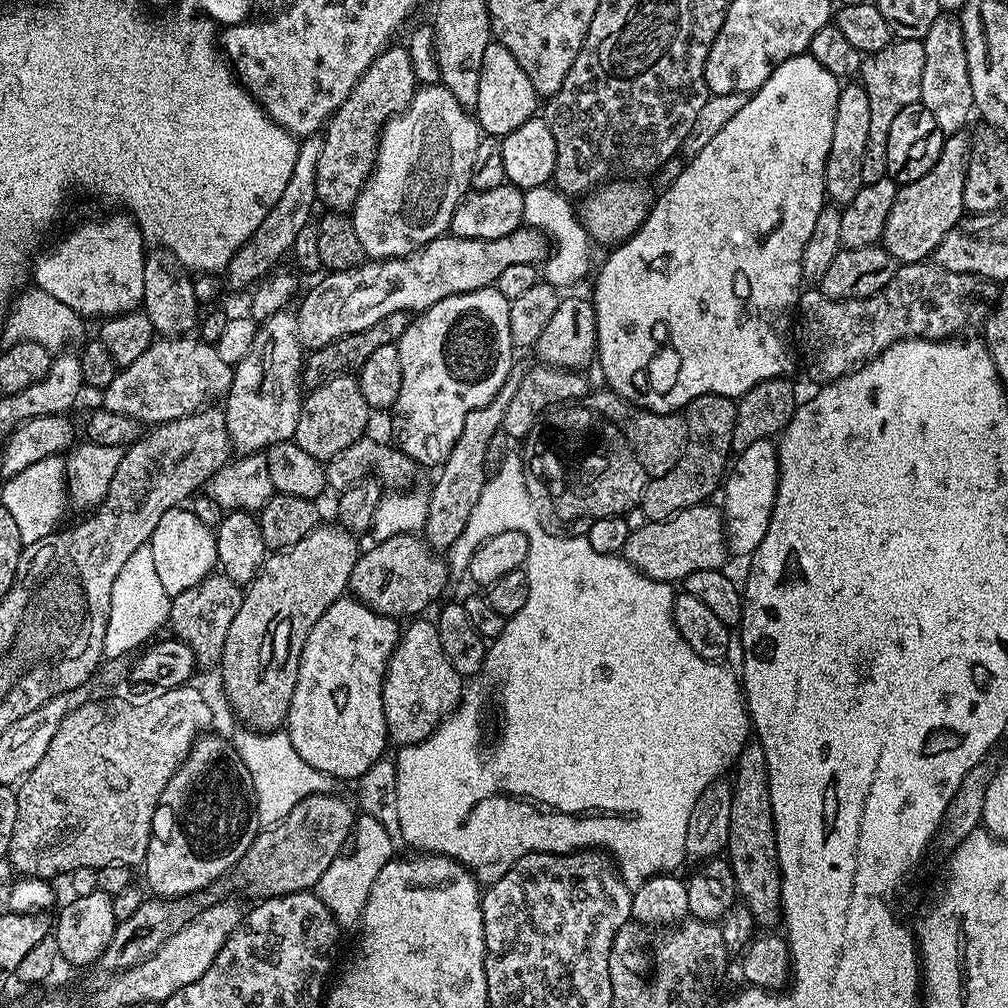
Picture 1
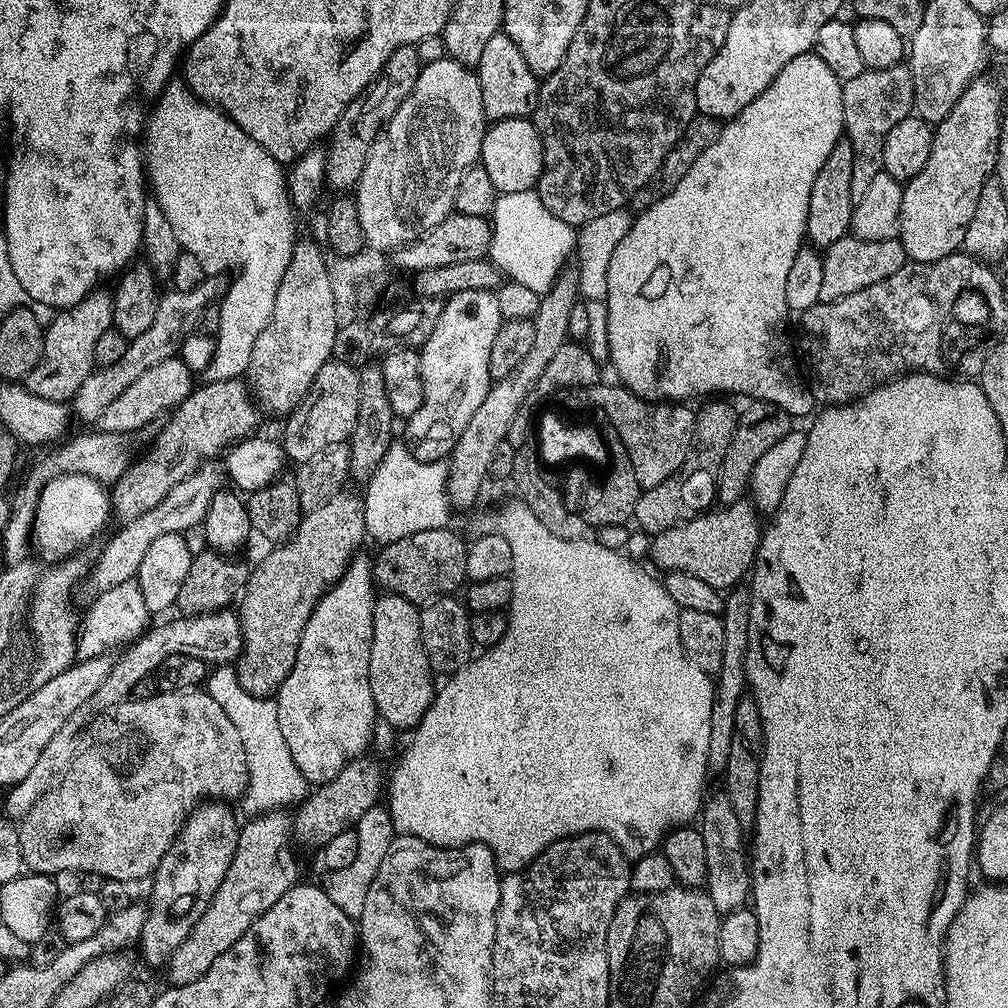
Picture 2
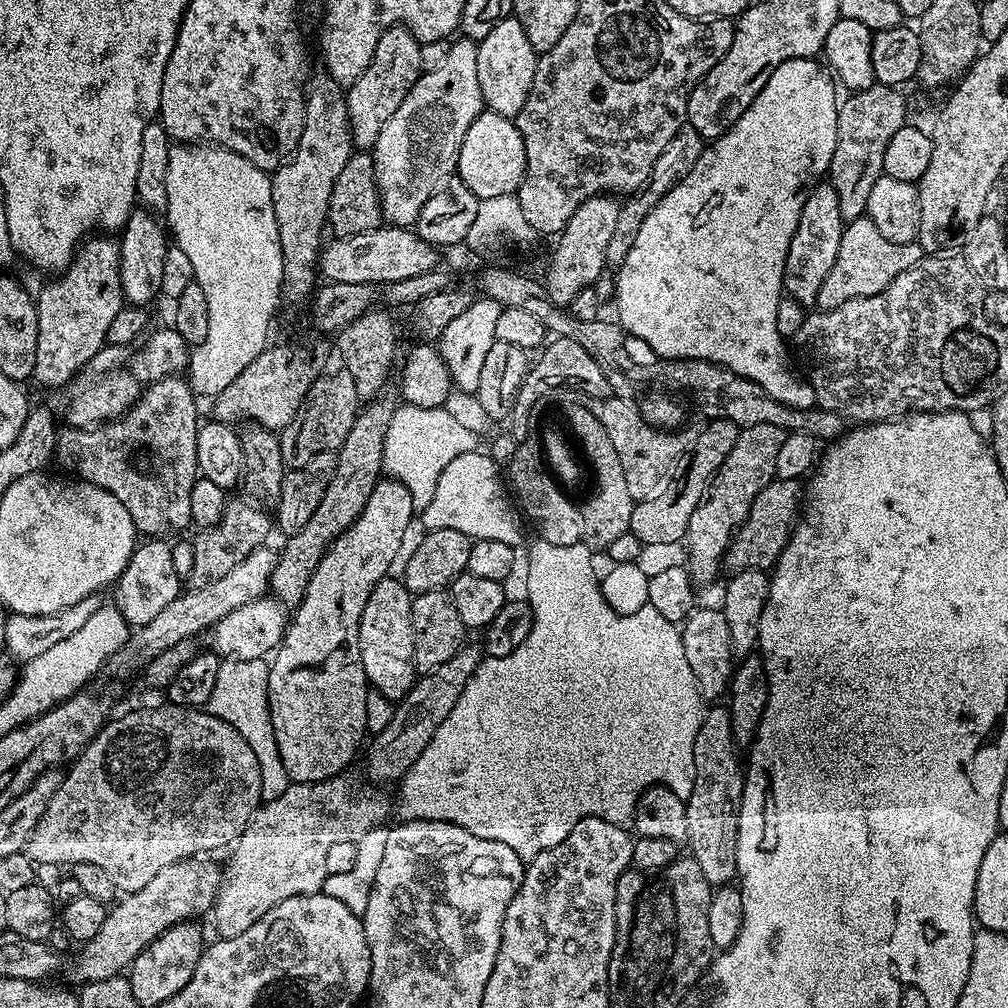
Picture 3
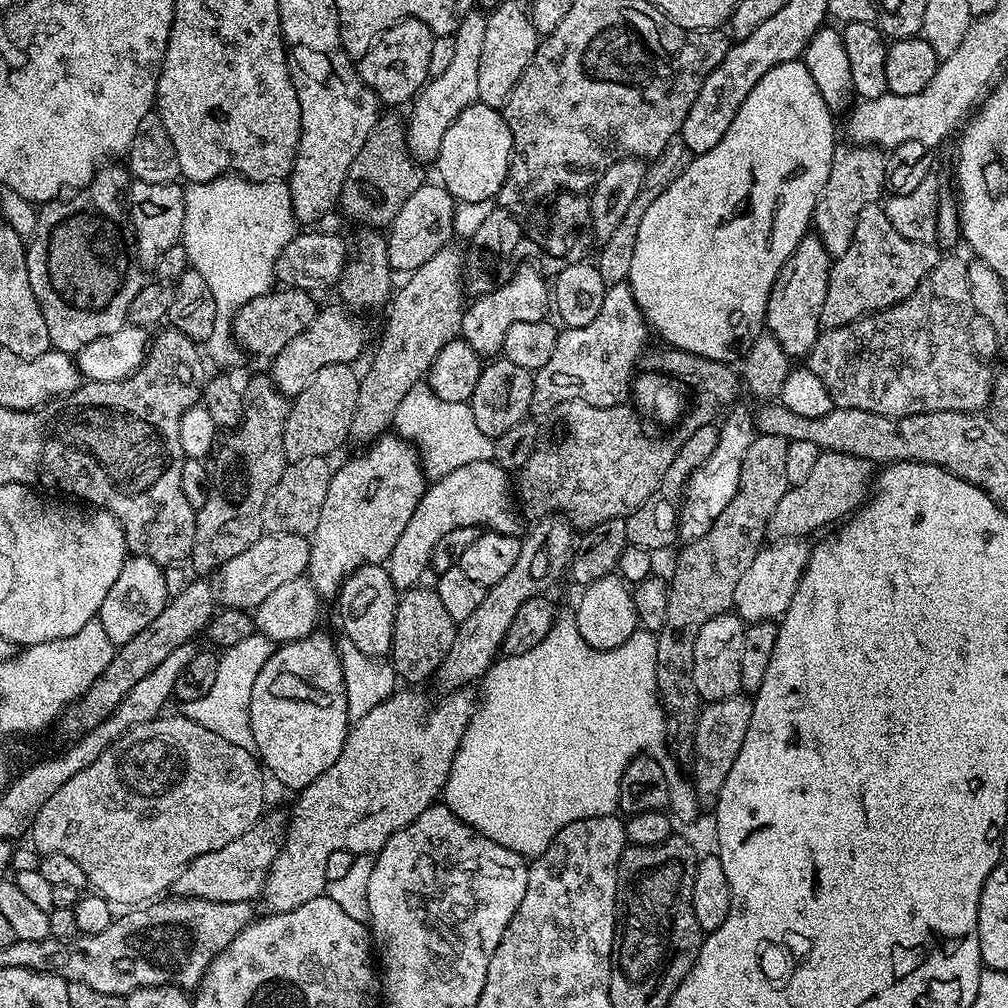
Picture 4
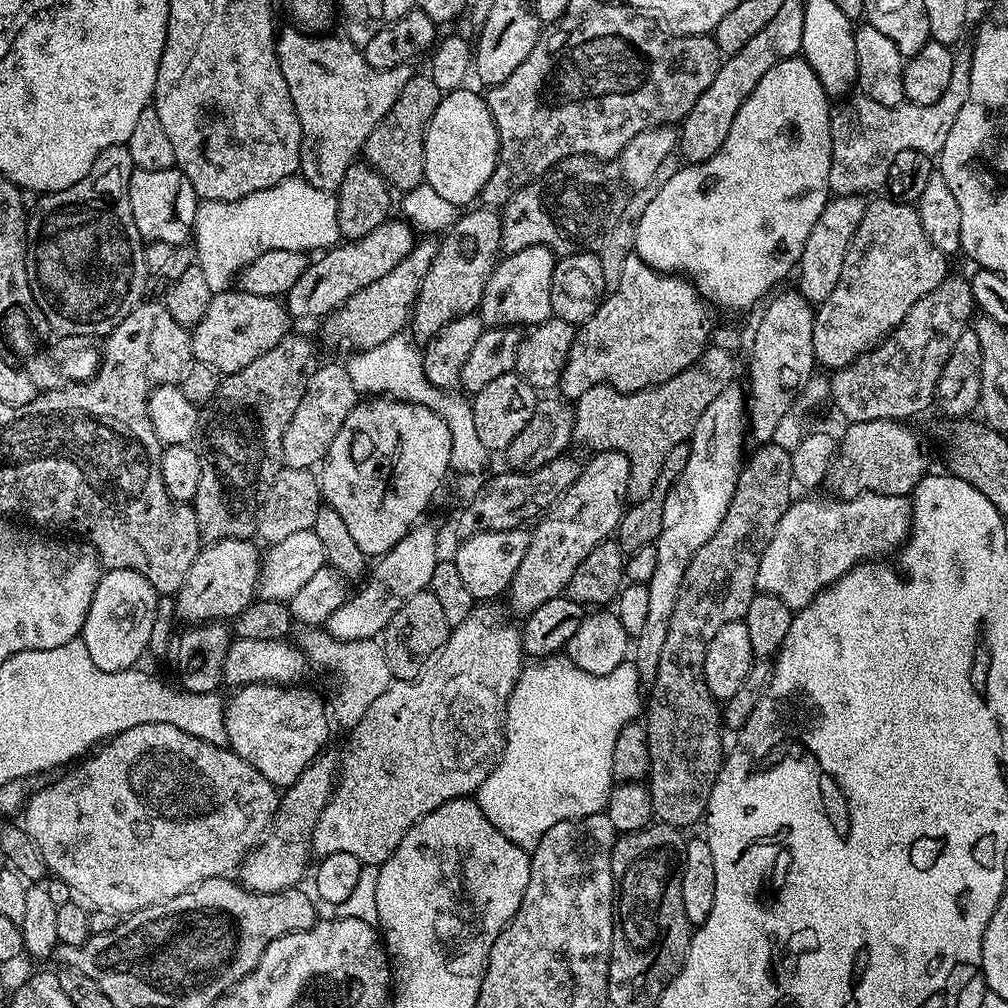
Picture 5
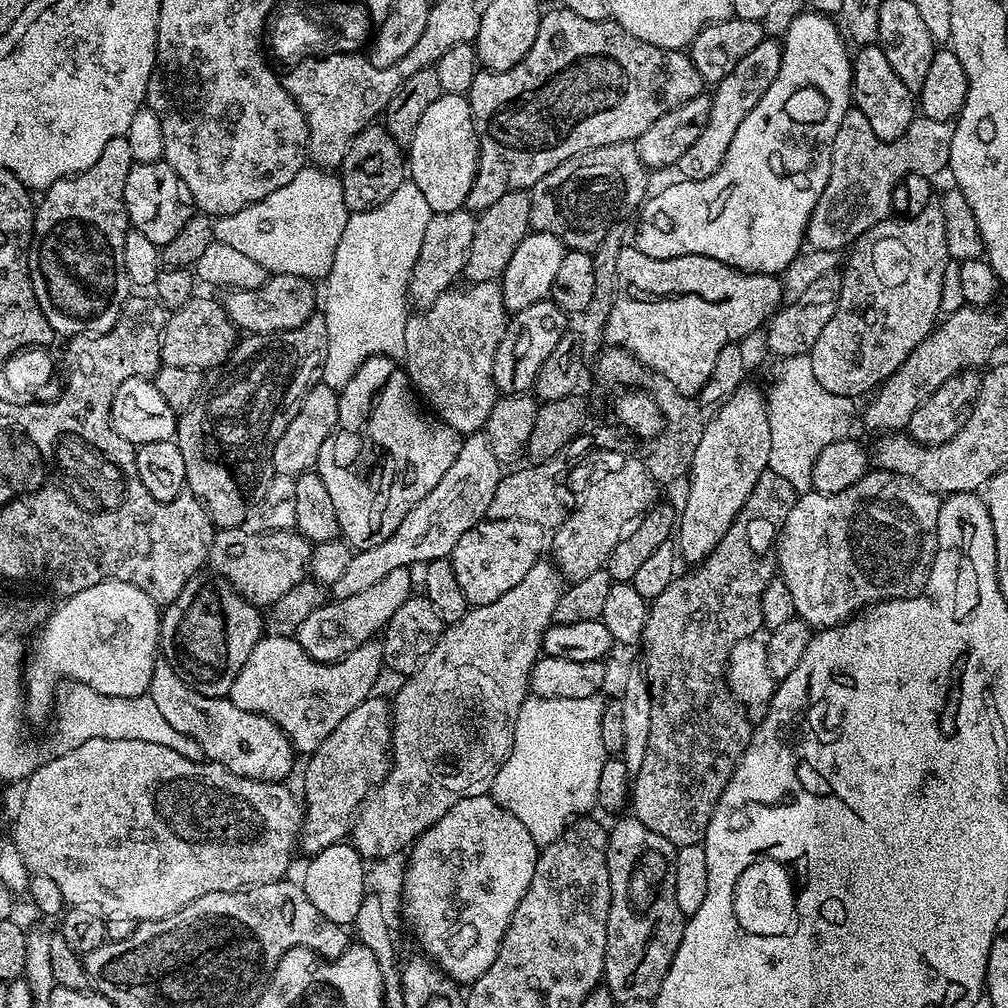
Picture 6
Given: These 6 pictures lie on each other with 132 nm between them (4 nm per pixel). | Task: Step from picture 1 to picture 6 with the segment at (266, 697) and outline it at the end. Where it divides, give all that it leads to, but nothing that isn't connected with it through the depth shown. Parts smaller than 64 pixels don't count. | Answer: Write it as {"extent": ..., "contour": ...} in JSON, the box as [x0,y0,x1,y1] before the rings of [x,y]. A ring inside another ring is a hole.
{"extent":[462,192,532,284],"contour":[[[511,192],[498,198],[494,206],[476,216],[474,242],[470,246],[470,254],[466,258],[462,276],[468,284],[478,282],[499,281],[506,266],[510,266],[510,258],[514,258],[514,250],[522,246],[528,237],[532,223],[530,222],[530,195],[528,192]]]}

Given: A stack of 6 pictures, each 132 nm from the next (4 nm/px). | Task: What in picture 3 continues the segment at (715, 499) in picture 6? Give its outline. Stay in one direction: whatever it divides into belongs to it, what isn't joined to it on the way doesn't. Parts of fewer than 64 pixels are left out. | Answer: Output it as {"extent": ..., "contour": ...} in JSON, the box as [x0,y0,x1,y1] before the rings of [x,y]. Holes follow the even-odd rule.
{"extent":[784,183,845,306],"contour":[[[832,183],[817,184],[806,198],[806,206],[802,206],[798,226],[794,230],[794,238],[790,238],[790,250],[786,254],[784,292],[791,299],[805,306],[815,305],[818,289],[822,282],[826,282],[826,274],[830,274],[834,258],[838,258],[838,246],[842,243],[845,223],[842,210],[838,207],[838,194]]]}

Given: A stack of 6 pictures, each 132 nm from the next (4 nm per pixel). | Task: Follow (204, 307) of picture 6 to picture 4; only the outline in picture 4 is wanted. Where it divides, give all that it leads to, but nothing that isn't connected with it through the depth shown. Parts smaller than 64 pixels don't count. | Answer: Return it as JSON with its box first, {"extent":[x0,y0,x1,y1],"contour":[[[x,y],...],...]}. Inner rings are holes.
{"extent":[234,286,318,358],"contour":[[[287,286],[281,287],[279,290],[281,292],[270,290],[265,296],[259,296],[246,302],[246,306],[242,306],[236,312],[234,332],[245,353],[253,352],[254,355],[265,356],[265,358],[277,356],[282,350],[282,346],[286,346],[286,342],[290,342],[290,338],[298,338],[298,334],[302,334],[302,330],[306,330],[306,326],[310,326],[310,322],[314,322],[318,303],[316,304],[311,291]]]}

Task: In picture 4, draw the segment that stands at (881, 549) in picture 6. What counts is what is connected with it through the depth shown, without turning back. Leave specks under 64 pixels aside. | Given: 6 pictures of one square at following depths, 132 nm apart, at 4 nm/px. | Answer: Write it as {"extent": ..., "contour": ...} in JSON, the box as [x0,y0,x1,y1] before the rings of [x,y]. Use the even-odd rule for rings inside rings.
{"extent":[732,538,810,624],"contour":[[[804,538],[778,540],[760,549],[734,590],[732,608],[741,620],[748,624],[759,620],[779,621],[790,606],[790,598],[794,598],[796,587],[804,573],[810,551],[808,543]]]}

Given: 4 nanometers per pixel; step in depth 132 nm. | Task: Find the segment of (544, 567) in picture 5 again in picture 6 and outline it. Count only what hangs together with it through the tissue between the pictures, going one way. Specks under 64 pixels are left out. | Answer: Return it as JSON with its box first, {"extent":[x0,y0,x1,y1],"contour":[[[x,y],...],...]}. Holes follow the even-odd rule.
{"extent":[550,459,658,582],"contour":[[[643,459],[628,460],[621,468],[600,476],[579,497],[572,513],[550,536],[550,556],[561,577],[575,582],[594,574],[594,570],[607,565],[610,554],[618,542],[630,538],[638,530],[638,522],[657,503],[658,481],[648,473],[648,465]]]}

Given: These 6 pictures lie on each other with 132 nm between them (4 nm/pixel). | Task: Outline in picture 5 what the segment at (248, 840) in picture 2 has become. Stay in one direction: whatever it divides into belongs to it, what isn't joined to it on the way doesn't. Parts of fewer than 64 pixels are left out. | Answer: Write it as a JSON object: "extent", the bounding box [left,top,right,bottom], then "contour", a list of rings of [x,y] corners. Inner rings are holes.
{"extent":[313,602,526,866],"contour":[[[484,602],[473,607],[470,618],[449,631],[447,642],[422,671],[413,680],[393,680],[386,694],[380,695],[370,710],[362,714],[362,722],[351,729],[348,749],[338,760],[338,779],[332,797],[313,828],[313,857],[349,853],[363,865],[379,866],[394,854],[414,822],[446,802],[471,797],[495,770],[504,753],[504,720],[508,716],[510,694],[526,664],[521,629],[511,624],[513,621],[503,607],[496,606]]]}

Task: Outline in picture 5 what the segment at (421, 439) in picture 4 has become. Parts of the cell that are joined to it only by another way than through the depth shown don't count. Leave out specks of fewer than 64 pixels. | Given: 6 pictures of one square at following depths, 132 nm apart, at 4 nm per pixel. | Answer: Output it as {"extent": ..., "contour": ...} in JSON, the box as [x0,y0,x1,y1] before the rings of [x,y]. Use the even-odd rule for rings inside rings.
{"extent":[346,334,490,473],"contour":[[[401,334],[399,336],[395,336],[394,338],[390,338],[386,342],[382,342],[380,346],[374,346],[370,350],[366,350],[365,352],[356,350],[351,353],[352,356],[349,360],[346,360],[346,367],[348,373],[350,374],[350,382],[354,382],[354,390],[358,394],[383,394],[385,397],[391,398],[393,400],[404,400],[407,404],[421,404],[422,406],[426,406],[430,410],[434,410],[441,418],[446,422],[446,426],[450,430],[450,462],[452,463],[451,471],[453,473],[456,472],[480,472],[484,467],[488,464],[488,459],[490,459],[490,453],[486,446],[482,446],[481,440],[478,439],[478,430],[474,427],[474,414],[472,413],[472,405],[469,403],[467,399],[462,400],[458,396],[453,394],[451,391],[445,390],[443,388],[435,388],[435,386],[428,381],[426,378],[426,370],[424,369],[424,357],[422,355],[421,349],[419,347],[415,348],[414,345],[411,344],[410,341],[407,340],[407,335]]]}

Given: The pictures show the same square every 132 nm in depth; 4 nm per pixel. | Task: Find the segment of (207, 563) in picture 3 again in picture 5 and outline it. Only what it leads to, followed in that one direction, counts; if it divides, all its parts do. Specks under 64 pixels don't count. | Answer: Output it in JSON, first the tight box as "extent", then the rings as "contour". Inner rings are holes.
{"extent":[194,334,316,541],"contour":[[[289,334],[274,350],[266,350],[262,358],[254,358],[250,366],[229,372],[221,379],[216,397],[208,401],[200,412],[198,425],[198,451],[202,462],[202,475],[198,481],[198,494],[194,501],[201,541],[247,540],[256,536],[256,515],[260,503],[266,498],[284,464],[282,438],[302,394],[306,394],[309,375],[316,371],[316,348],[304,336]]]}

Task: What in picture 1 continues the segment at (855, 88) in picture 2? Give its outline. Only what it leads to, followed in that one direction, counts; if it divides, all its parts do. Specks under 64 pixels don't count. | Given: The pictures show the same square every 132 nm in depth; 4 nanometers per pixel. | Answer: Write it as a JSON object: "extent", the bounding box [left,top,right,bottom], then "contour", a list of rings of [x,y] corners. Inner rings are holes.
{"extent":[858,39,926,182],"contour":[[[893,39],[882,50],[865,55],[860,62],[858,82],[866,90],[870,102],[870,138],[866,141],[866,155],[862,157],[862,182],[878,182],[888,176],[886,142],[894,117],[906,106],[917,103],[922,90],[922,66],[926,64],[923,40]]]}

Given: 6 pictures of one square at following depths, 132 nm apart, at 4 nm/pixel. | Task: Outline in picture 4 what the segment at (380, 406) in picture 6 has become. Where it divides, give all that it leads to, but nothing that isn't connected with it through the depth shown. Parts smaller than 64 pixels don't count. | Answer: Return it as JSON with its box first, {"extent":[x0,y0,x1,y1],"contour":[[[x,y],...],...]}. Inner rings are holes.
{"extent":[307,434,426,598],"contour":[[[395,434],[371,441],[357,460],[337,467],[330,478],[322,518],[310,537],[307,578],[322,598],[335,597],[340,585],[364,564],[384,564],[426,487],[420,453]]]}

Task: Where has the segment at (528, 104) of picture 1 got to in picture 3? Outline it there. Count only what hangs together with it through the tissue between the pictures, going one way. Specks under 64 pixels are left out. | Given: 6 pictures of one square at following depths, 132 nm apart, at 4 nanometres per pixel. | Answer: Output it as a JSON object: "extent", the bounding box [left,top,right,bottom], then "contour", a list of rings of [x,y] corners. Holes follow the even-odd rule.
{"extent":[476,18,538,117],"contour":[[[505,18],[486,34],[476,45],[478,50],[478,86],[482,90],[484,107],[487,111],[503,116],[515,117],[526,106],[530,86],[534,82],[534,70],[538,54],[522,30],[522,22],[514,18]]]}

